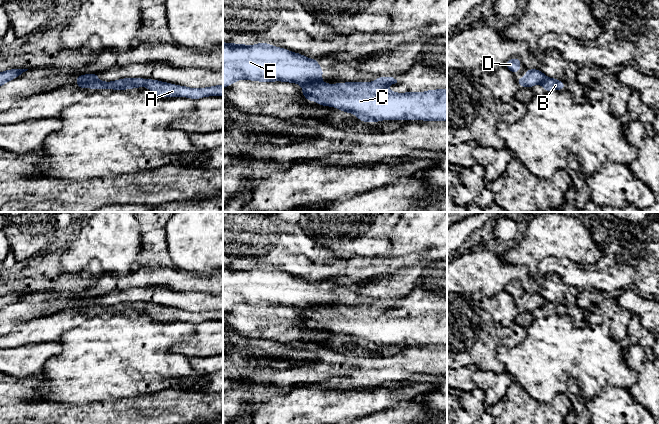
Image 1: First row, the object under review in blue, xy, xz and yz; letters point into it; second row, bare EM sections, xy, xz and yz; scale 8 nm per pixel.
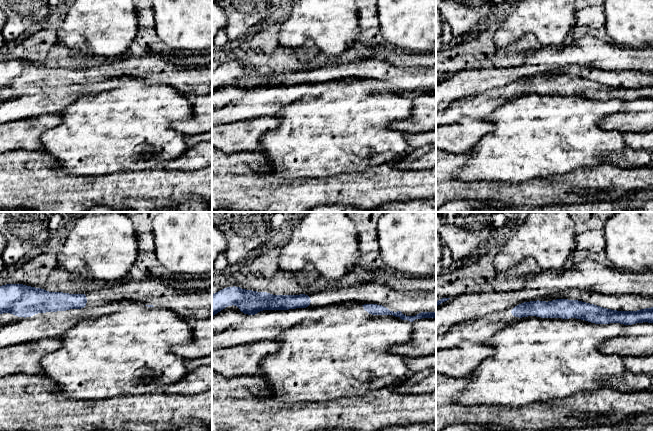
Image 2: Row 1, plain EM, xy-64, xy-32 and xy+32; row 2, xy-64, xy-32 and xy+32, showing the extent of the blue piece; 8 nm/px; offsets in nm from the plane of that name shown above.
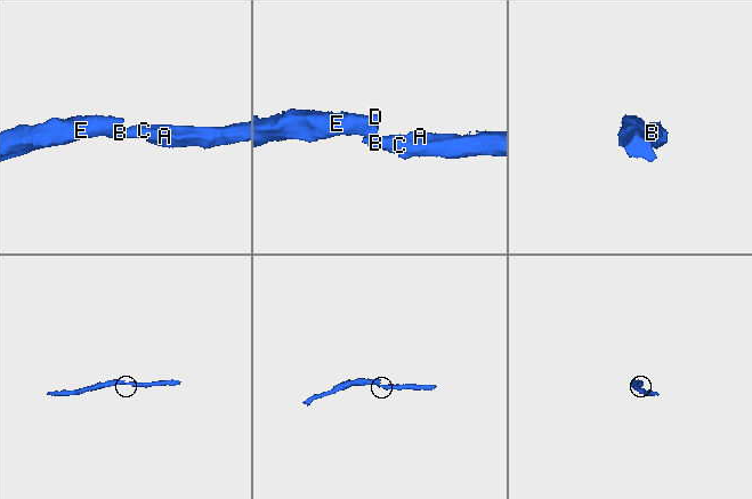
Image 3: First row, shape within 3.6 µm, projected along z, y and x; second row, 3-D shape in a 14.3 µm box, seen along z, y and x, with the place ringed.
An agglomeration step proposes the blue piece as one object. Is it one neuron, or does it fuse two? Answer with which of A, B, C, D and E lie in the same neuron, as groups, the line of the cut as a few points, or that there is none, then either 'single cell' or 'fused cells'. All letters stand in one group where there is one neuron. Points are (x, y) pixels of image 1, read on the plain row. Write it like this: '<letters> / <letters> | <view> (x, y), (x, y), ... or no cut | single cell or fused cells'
A B C / D E | xy (97, 303), (77, 308) | fused cells

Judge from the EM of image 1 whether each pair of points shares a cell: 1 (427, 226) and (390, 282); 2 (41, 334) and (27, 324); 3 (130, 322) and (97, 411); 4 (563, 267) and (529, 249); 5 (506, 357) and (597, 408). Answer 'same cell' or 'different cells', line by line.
1: same cell
2: same cell
3: different cells
4: different cells
5: different cells

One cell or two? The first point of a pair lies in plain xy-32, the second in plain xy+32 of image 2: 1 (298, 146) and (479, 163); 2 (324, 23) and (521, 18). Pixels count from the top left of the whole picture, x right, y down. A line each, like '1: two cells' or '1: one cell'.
1: one cell
2: one cell

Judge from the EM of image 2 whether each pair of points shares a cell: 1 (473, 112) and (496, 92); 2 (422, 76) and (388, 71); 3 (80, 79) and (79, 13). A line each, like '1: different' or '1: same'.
1: same
2: same
3: different

